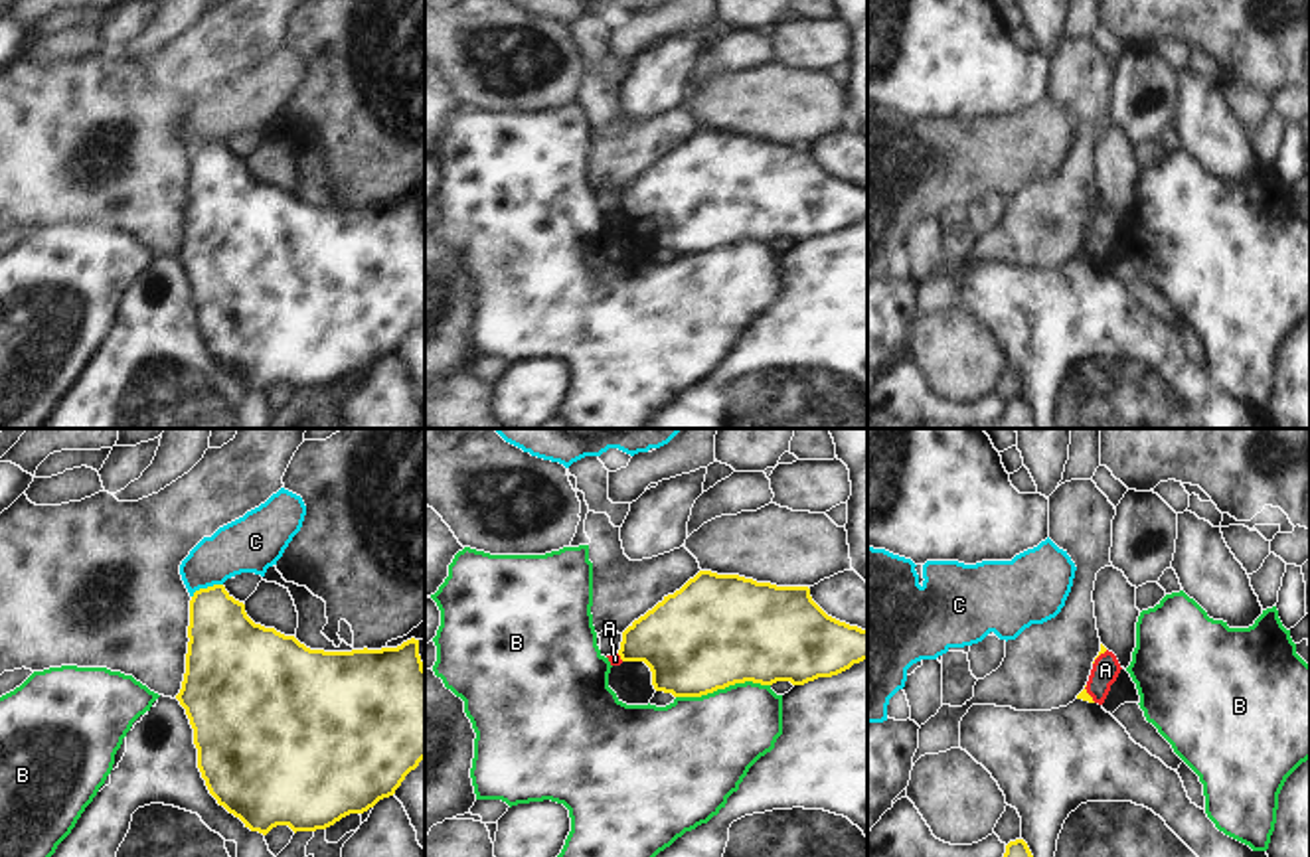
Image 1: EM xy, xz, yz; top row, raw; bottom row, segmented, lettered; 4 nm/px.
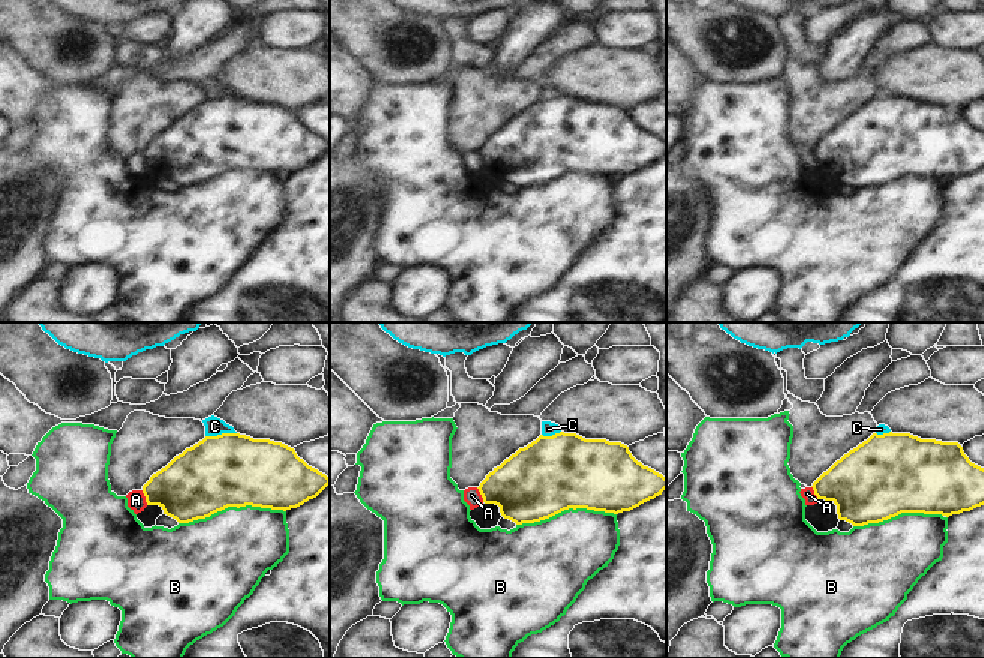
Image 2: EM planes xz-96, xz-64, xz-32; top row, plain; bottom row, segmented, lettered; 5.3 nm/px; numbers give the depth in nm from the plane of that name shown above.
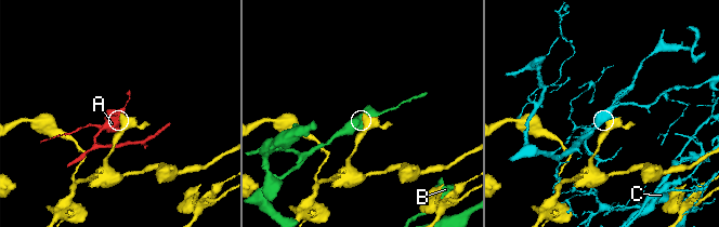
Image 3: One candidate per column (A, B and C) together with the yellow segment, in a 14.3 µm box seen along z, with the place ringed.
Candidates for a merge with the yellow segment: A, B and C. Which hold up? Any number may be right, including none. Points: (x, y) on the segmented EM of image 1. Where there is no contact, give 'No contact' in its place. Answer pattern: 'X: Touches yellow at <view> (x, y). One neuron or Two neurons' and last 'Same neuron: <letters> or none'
A: Touches yellow at yz (1087, 694). Two neurons
B: Touches yellow at xz (722, 688). Two neurons
C: Touches yellow at xy (208, 587). Two neurons
Same neuron: none

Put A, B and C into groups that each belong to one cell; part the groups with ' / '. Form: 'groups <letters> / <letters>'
groups A / B / C

